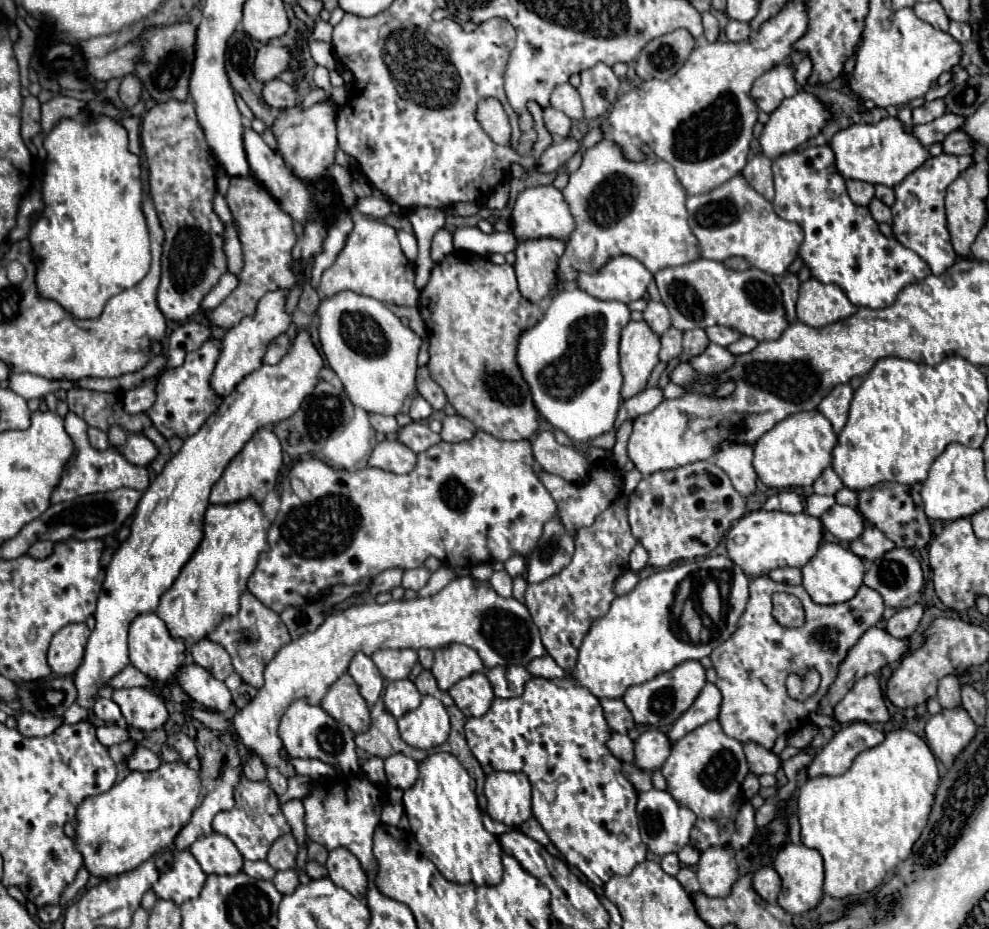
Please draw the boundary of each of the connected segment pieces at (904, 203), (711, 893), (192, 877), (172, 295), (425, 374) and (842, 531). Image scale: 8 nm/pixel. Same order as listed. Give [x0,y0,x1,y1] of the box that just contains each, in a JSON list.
[[892,155,972,275],[696,845,738,897],[154,849,206,905],[140,99,226,321],[416,367,446,411],[820,505,864,543]]

